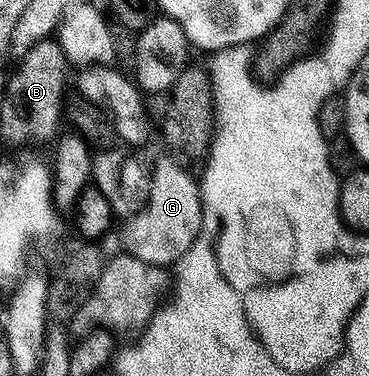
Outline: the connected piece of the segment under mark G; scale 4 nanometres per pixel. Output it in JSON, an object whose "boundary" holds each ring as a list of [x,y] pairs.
{"boundary":[[[160,160],[156,169],[151,169],[152,185],[148,200],[140,213],[127,217],[125,224],[128,225],[120,232],[120,240],[128,256],[136,256],[142,262],[157,266],[175,265],[184,257],[186,250],[190,250],[202,226],[202,202],[197,177],[192,177],[183,163],[172,160]]]}

